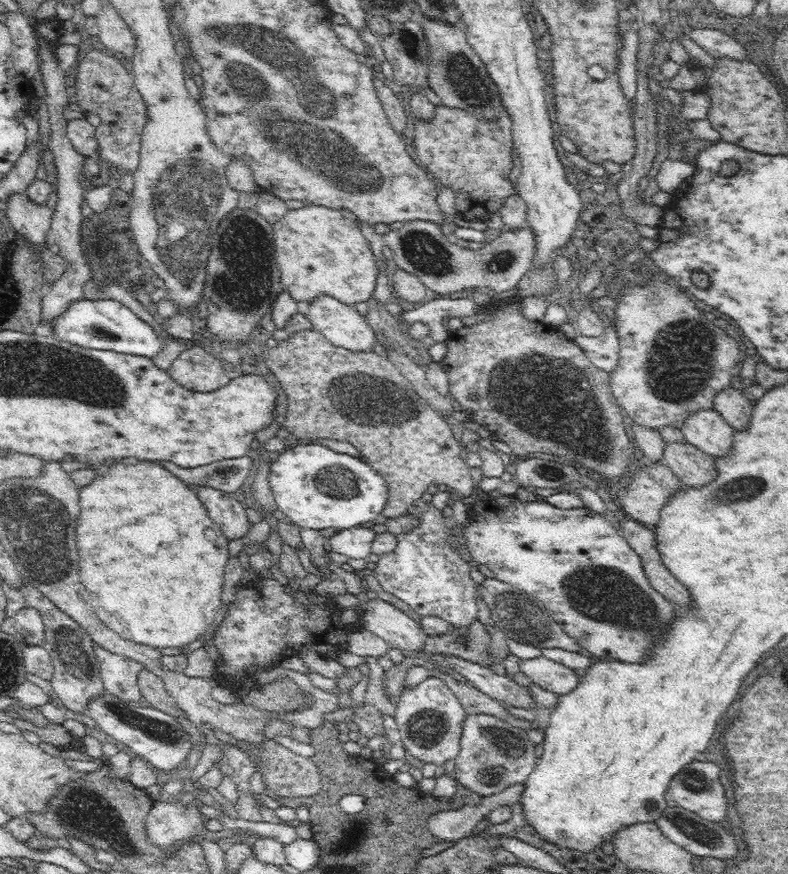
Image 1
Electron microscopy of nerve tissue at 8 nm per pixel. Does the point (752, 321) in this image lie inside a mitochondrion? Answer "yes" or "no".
no

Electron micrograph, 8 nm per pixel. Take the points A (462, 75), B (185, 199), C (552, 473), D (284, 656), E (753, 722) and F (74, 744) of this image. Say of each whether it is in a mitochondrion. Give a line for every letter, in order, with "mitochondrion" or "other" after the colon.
A: mitochondrion
B: mitochondrion
C: mitochondrion
D: other
E: other
F: other

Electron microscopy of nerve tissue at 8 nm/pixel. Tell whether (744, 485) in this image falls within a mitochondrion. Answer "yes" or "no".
yes

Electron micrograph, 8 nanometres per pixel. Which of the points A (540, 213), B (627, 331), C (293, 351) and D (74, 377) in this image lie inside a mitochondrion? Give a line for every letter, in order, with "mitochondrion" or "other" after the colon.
A: other
B: other
C: other
D: mitochondrion

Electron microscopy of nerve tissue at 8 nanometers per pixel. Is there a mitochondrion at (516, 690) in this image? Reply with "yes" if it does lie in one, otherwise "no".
no

